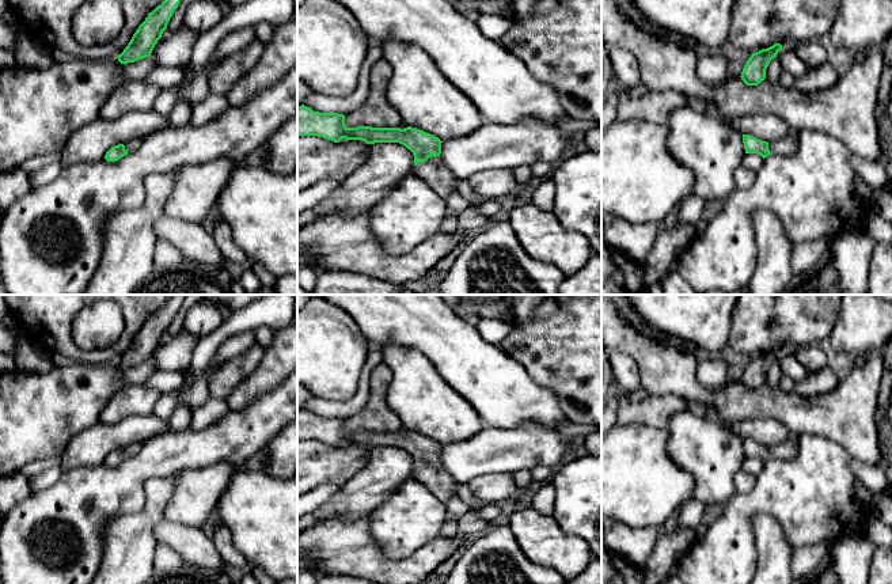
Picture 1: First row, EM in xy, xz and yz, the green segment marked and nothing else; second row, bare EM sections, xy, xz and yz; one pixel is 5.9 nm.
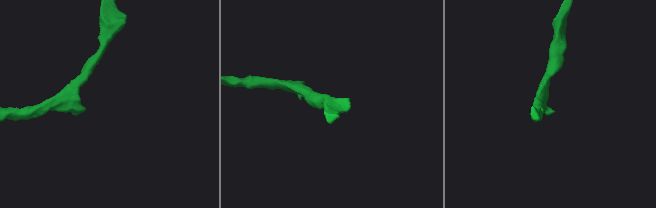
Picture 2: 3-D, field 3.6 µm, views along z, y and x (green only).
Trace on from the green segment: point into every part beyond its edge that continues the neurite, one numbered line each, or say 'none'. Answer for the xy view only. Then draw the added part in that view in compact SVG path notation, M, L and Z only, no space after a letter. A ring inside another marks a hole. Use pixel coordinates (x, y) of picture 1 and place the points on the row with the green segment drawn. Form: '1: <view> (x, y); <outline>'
1: xy (131, 146); M130 140L124 143L125 149L128 151L128 153L136 151L140 147L141 140Z

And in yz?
1: yz (786, 147); M792 133L787 137L768 143L768 149L771 155L779 156L792 156L797 151L797 139L796 134Z

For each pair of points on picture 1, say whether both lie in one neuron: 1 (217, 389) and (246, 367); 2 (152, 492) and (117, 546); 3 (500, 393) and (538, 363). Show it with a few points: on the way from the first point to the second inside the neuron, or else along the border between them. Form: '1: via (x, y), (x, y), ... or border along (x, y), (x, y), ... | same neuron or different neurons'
1: via (224, 382), (239, 367) | same neuron
2: via (152, 505), (152, 511), (131, 533) | same neuron
3: border along (504, 351), (534, 379), (546, 385), (553, 391) | different neurons

